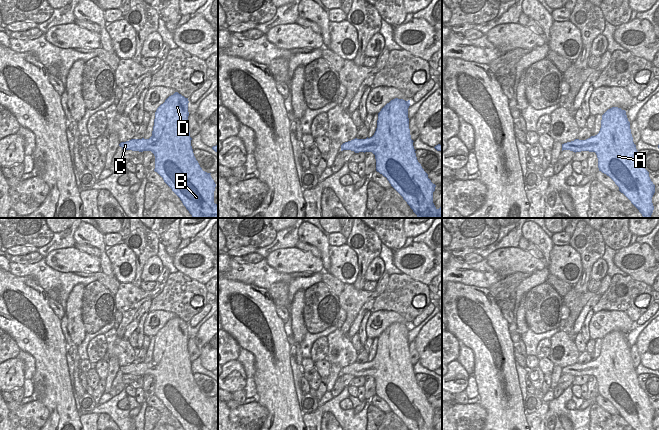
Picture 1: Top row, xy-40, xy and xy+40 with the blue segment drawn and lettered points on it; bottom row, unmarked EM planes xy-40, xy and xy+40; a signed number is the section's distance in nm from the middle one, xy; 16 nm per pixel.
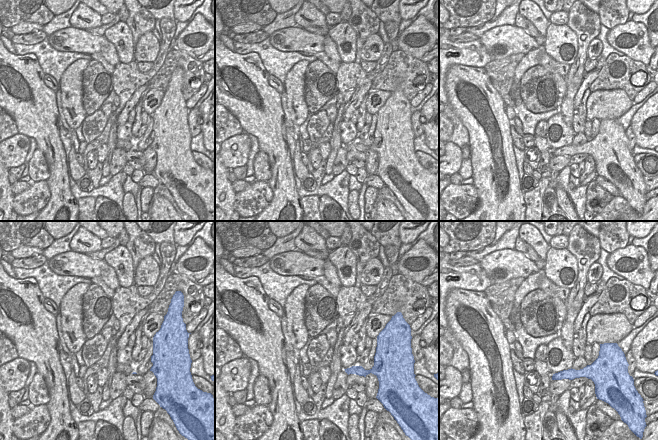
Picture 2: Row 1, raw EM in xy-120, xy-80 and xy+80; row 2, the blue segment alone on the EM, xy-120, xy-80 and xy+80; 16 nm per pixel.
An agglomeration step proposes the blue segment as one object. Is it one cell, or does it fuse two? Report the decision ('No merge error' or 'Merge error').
No merge error

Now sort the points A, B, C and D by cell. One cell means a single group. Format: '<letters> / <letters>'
A B C D

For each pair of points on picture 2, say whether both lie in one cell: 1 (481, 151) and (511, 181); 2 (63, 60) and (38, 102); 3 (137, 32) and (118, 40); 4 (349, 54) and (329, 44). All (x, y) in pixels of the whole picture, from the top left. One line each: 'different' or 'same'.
1: same
2: different
3: different
4: different

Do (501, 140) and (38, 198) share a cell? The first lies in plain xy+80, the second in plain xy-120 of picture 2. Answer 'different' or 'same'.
different

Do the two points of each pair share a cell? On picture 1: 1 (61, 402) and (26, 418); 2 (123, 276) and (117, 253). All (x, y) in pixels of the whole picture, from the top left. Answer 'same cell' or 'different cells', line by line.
1: different cells
2: same cell

